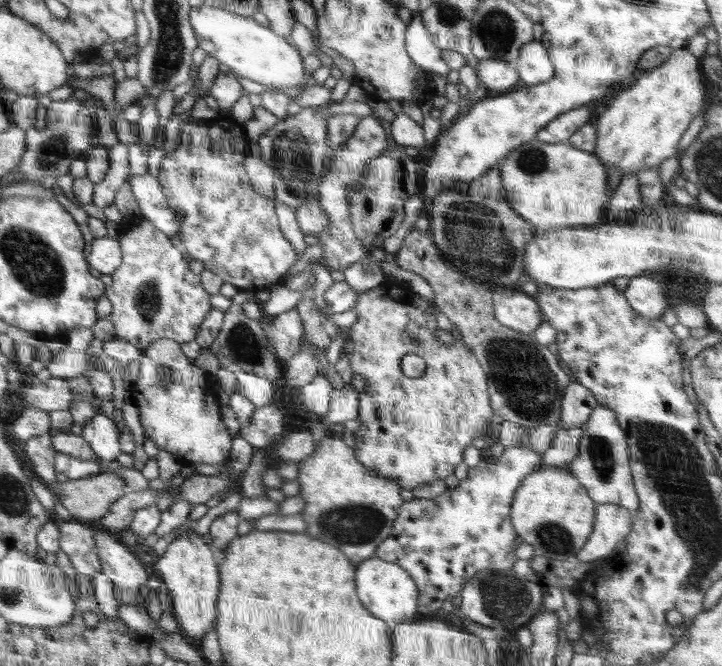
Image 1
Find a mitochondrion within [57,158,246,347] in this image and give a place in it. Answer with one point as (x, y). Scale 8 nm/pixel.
(148, 303)

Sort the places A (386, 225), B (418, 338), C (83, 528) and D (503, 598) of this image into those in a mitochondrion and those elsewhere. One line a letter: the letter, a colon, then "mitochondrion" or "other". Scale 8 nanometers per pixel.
A: other
B: mitochondrion
C: other
D: mitochondrion

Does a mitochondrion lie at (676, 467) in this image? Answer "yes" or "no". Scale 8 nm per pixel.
yes

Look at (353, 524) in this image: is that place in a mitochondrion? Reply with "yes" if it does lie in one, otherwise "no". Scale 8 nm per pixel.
yes

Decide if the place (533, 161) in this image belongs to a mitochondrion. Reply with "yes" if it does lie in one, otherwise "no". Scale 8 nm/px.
yes

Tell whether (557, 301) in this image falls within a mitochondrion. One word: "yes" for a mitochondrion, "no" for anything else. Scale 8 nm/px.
no

